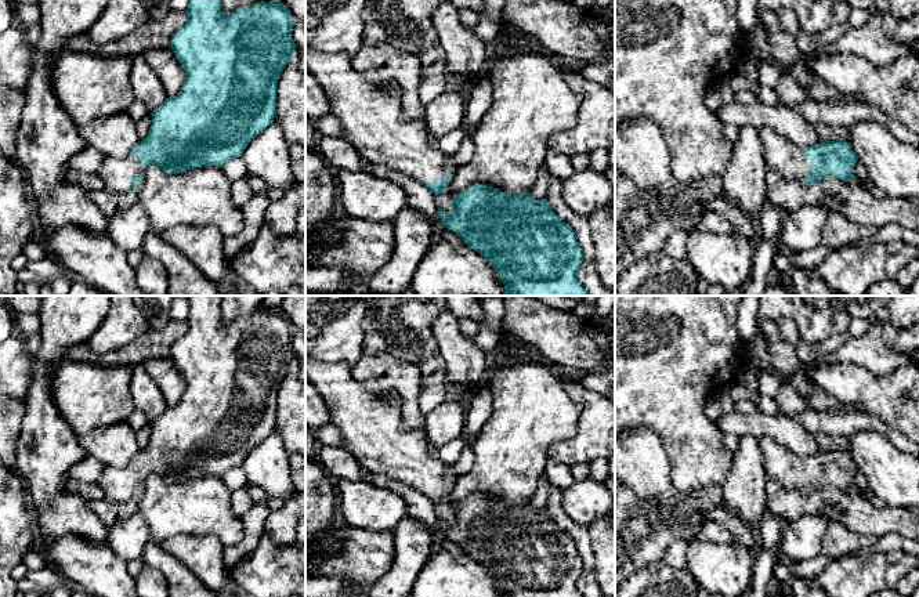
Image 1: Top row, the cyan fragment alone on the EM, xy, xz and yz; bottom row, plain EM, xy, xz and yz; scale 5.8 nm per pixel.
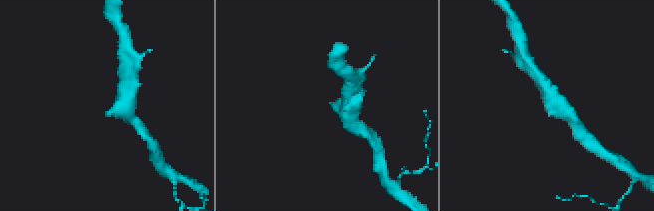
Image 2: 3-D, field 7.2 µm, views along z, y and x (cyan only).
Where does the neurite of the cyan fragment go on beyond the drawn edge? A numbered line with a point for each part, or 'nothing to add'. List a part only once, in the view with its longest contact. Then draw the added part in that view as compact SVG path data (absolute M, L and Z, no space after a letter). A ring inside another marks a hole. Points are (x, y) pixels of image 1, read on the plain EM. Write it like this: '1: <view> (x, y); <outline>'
1: xy (116, 484); M129 463L120 468L105 466L95 485L104 491L106 500L122 502L126 500L138 482L144 482L140 466L137 463Z

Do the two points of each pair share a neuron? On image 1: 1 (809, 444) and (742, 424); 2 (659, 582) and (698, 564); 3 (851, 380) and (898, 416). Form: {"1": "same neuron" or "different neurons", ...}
{"1": "same neuron", "2": "different neurons", "3": "same neuron"}

